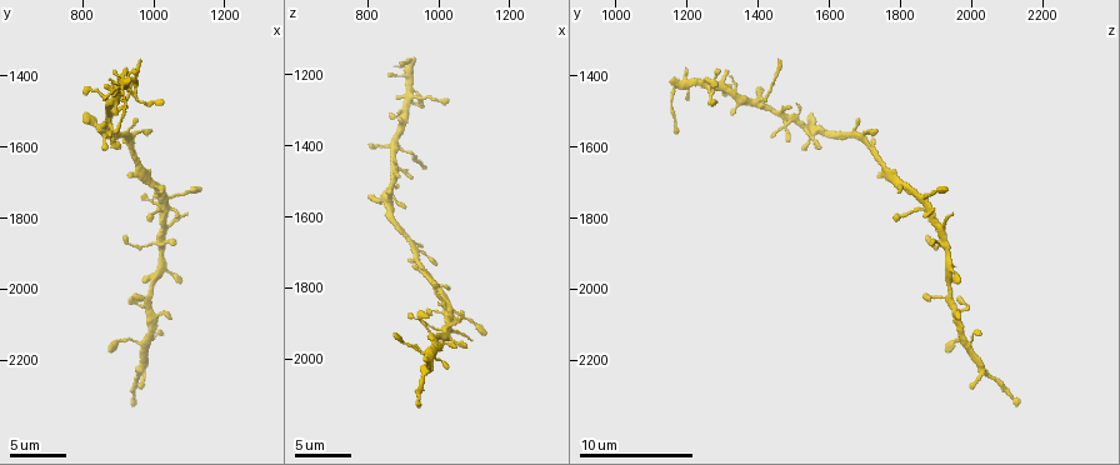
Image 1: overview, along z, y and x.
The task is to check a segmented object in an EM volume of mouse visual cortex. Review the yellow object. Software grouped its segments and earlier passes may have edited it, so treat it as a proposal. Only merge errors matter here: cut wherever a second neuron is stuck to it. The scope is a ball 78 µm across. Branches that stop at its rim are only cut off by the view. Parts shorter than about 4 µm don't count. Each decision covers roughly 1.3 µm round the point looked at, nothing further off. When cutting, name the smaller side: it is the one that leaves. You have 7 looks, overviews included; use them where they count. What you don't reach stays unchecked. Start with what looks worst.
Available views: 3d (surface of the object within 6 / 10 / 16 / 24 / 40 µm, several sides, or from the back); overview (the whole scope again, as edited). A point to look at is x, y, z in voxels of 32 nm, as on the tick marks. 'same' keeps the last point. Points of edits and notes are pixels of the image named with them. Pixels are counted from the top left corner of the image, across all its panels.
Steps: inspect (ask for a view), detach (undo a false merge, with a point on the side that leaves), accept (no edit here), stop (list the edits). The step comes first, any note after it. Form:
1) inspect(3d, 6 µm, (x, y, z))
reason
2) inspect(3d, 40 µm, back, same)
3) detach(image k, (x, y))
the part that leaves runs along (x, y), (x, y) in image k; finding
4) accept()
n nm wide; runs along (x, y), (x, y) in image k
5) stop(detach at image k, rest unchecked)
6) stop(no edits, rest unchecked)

inspect(3d, 10 µm, (890, 1470, 1410))
small branch off a trunk

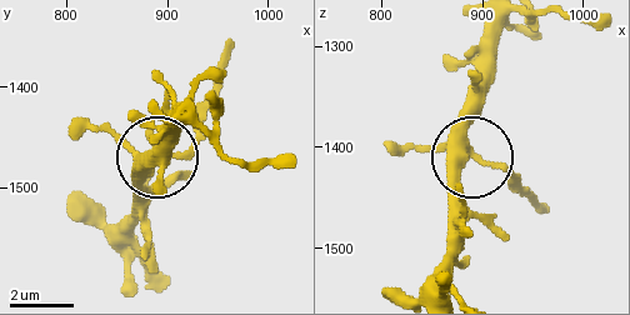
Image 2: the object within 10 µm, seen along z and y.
detach(image 2, (198, 146))
270 nm wide; the part that leaves runs along (473, 153), (543, 201) in image 2; a second neuron is stuck on

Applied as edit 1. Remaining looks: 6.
inspect(3d, 10 µm, (1000, 1870, 1920))
looks like a crossing

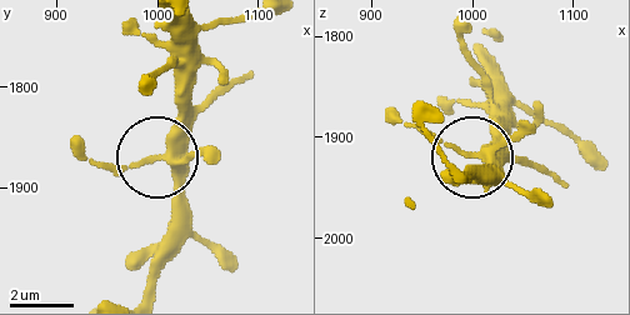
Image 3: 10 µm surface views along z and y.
accept()
4 arms; continuous, no second neuron

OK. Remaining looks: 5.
inspect(3d, 6 µm, (970, 2160, 1990))
four or more arms meet

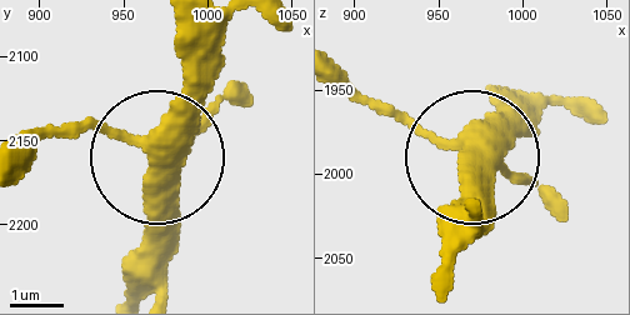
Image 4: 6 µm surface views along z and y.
inspect(3d, 6 µm, back, (964, 2156, 1982))

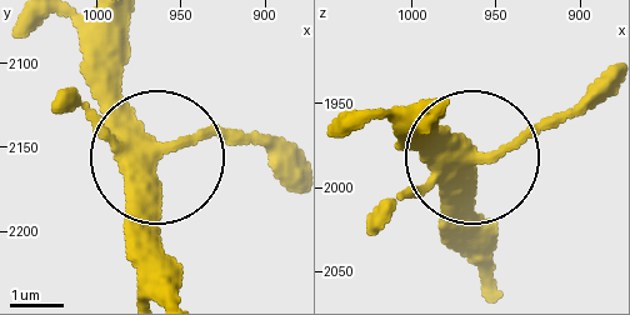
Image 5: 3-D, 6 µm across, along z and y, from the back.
accept()
370 nm wide; runs along (110, 26), (110, 80), (150, 156), (218, 134), (280, 134) in image 5; continuous, no second neuron

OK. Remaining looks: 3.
inspect(3d, 10 µm, (960, 1670, 1750))

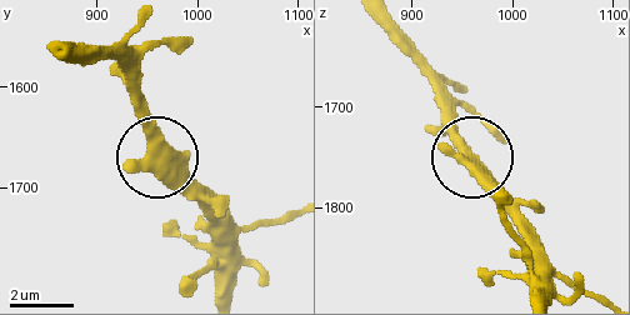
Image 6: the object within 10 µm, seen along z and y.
accept()
450 nm wide; all the same neuron

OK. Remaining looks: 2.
stop(detach at image 2, rest unchecked)

